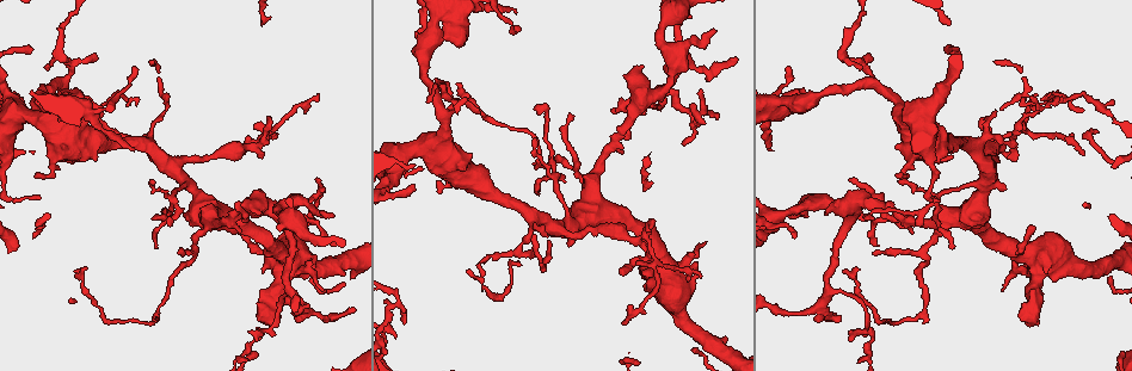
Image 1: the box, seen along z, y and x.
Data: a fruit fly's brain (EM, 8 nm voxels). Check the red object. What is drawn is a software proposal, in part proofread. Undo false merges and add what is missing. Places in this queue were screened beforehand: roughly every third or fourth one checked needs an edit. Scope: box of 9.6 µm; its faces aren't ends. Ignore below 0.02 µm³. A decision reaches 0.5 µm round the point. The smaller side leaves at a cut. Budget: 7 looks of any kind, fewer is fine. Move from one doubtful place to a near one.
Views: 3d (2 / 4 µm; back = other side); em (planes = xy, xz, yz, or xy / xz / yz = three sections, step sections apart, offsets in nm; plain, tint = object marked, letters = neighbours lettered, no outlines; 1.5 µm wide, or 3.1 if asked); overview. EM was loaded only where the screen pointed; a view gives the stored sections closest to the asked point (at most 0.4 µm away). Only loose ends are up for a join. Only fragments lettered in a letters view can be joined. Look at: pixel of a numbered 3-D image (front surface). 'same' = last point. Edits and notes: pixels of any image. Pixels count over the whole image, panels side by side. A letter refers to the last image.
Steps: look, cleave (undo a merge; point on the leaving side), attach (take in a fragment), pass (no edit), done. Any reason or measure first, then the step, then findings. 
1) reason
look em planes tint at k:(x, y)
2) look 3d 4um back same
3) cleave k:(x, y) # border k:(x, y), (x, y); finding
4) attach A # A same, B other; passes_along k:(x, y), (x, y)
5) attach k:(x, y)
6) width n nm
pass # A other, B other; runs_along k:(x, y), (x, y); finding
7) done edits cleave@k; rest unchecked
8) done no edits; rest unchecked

four or more arms meet
look 3d 4um at 1:(974, 210)

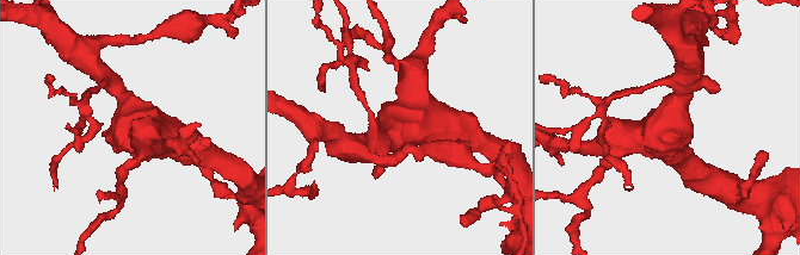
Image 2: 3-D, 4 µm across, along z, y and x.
arms 4
look em planes letters at 2:(405, 126)

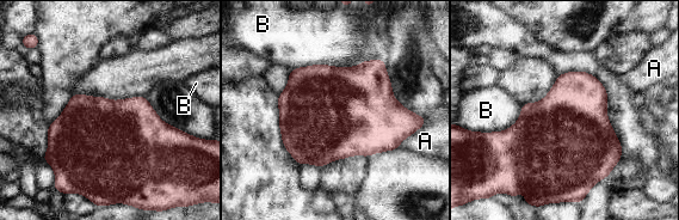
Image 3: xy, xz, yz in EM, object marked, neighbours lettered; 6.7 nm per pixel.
pass # A other, B other; border 3:(383, 59), (294, 69); one neuron here

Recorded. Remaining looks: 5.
long arm stops here
look em planes plain at 1:(414, 185)

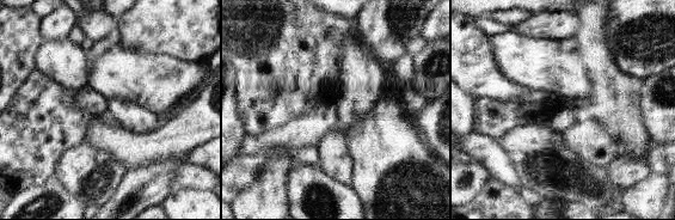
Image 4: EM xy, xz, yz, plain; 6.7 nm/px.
see the neighbours
look em planes letters same

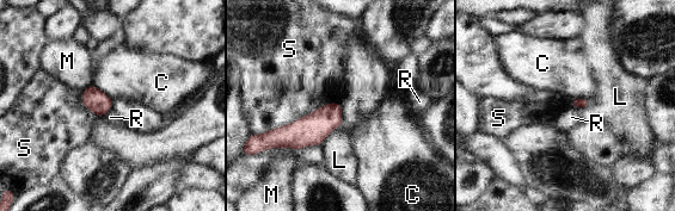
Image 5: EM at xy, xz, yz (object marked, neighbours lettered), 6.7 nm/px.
pass # C other, L other, M other, R other, S other; border 5:(571, 98), (585, 98), (590, 101); none of them fits

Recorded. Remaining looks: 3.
free end
look 3d 2um at 1:(1036, 96)

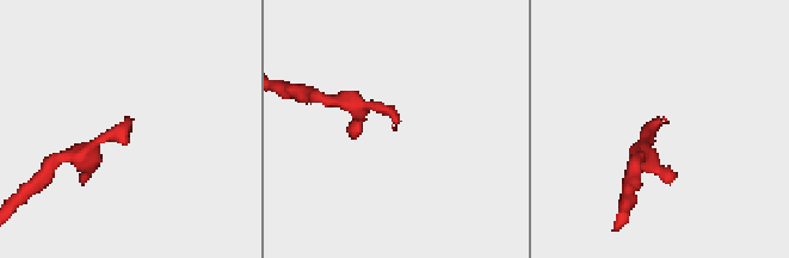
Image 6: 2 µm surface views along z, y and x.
look em planes letters at 6:(125, 122)

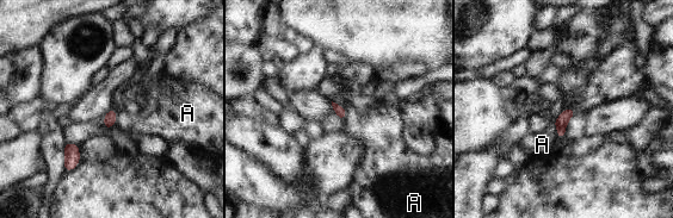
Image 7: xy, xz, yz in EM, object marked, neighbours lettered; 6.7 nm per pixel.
width 70 nm
pass # A other; border 7:(554, 123), (559, 138); no lettered fragment goes on from it

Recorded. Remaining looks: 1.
done no edits; rest unchecked

